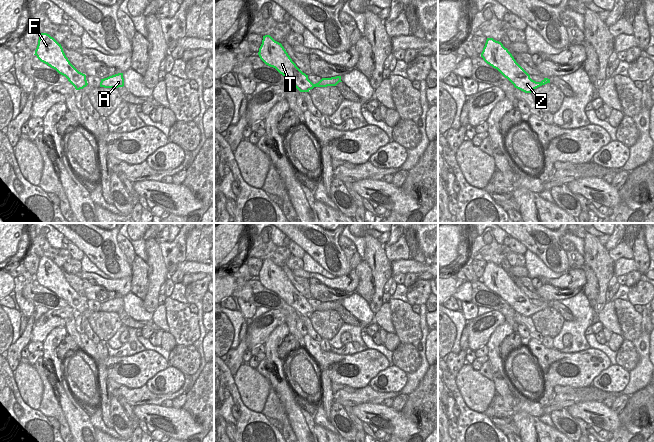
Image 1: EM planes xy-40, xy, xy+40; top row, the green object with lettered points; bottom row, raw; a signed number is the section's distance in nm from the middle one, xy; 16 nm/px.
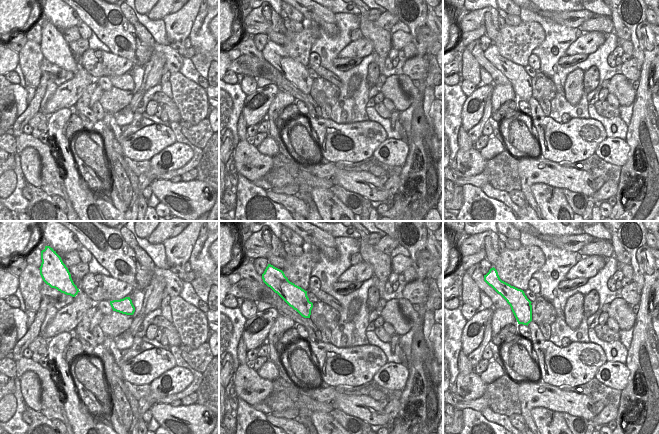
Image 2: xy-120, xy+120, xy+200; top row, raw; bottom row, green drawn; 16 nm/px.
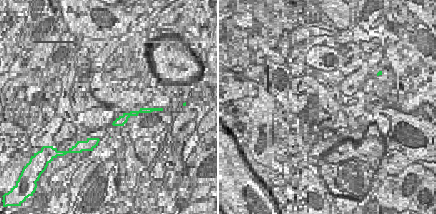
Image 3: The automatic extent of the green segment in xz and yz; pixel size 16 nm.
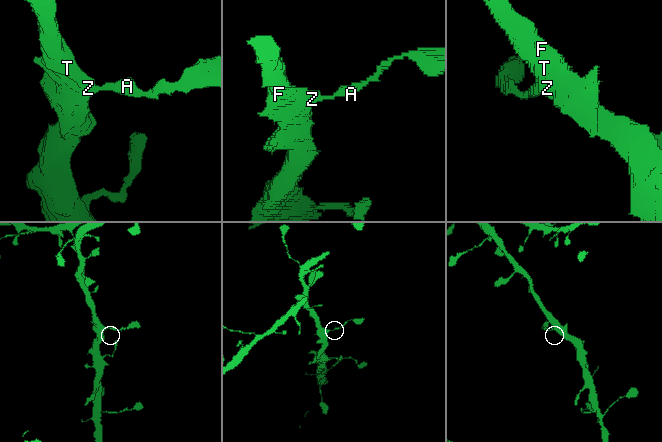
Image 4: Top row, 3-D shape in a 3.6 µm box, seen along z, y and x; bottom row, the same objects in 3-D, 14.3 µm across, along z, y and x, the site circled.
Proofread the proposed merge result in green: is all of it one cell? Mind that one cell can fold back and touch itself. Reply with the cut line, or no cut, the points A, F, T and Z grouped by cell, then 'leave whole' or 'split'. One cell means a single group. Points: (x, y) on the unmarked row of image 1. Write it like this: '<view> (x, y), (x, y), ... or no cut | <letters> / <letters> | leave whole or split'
xy (316, 307), (317, 310) | A / F T Z | split

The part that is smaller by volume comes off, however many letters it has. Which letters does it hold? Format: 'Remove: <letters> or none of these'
Remove: A

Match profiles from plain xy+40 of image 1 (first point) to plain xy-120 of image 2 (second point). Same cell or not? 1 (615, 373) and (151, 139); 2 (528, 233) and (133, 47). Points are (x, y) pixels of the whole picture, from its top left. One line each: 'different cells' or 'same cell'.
1: different cells
2: same cell

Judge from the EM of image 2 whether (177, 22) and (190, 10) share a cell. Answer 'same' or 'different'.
same

